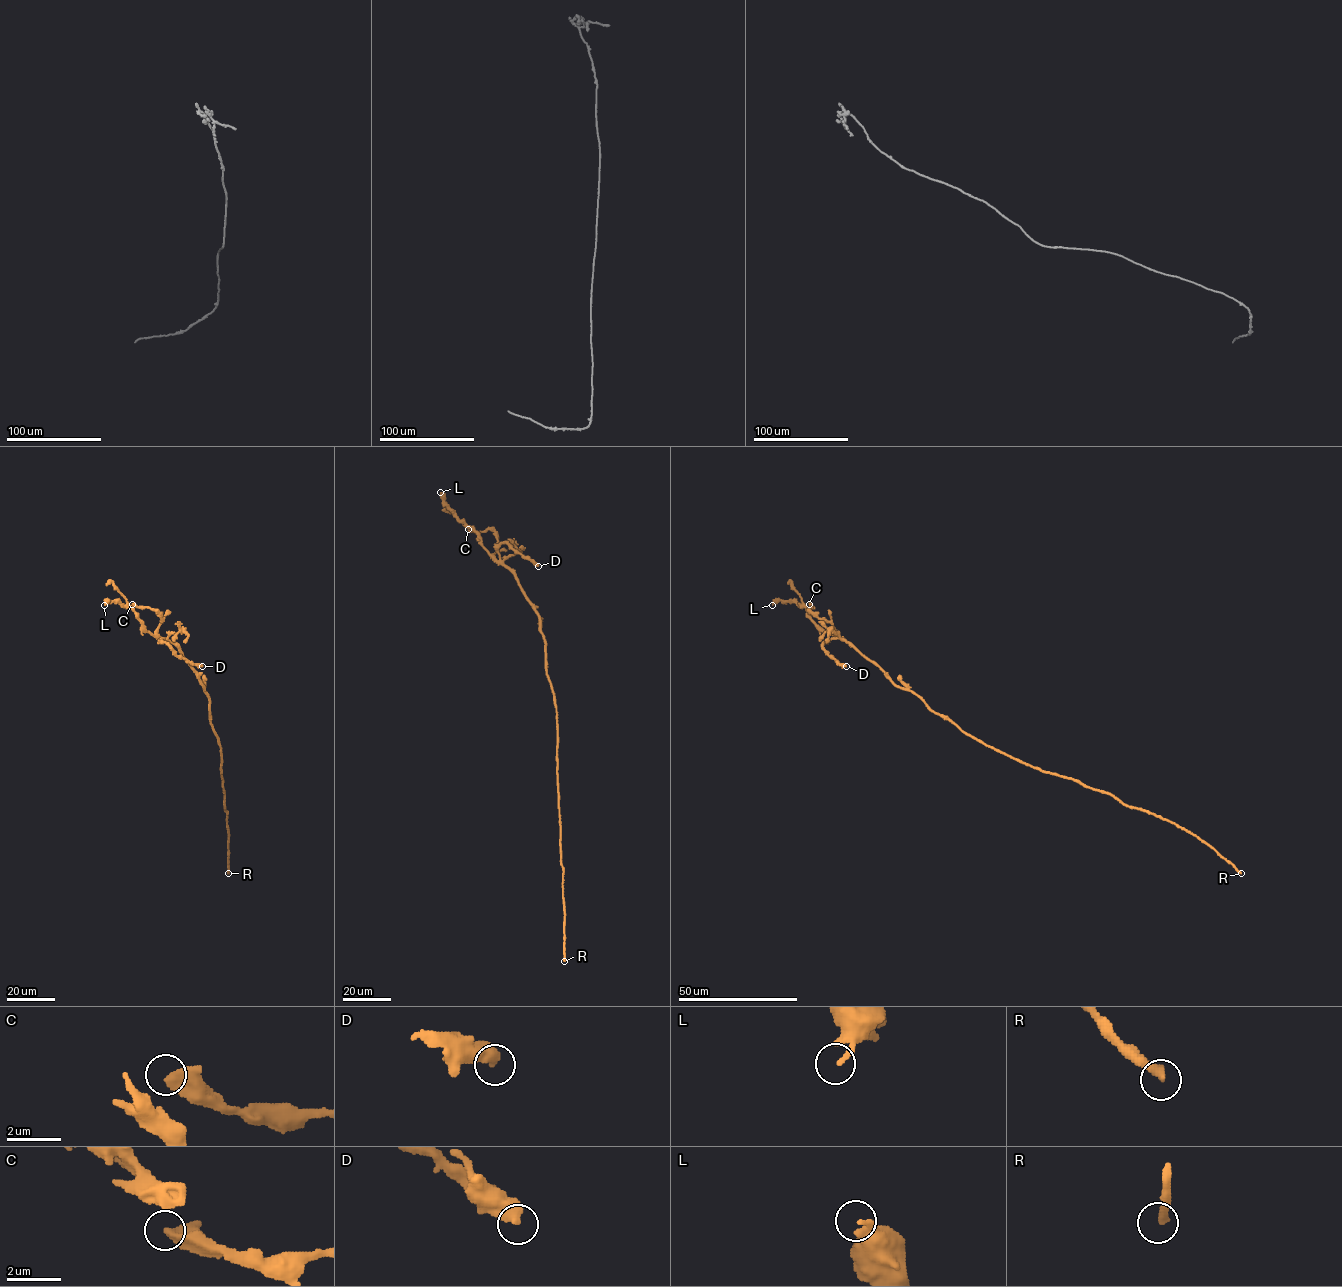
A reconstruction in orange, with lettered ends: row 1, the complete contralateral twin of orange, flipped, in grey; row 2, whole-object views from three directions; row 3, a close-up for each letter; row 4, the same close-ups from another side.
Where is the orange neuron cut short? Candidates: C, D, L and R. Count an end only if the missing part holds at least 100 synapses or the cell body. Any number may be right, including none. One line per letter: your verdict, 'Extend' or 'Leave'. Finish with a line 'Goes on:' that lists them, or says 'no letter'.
C: Leave
D: Leave
L: Leave
R: Extend
Goes on: R

